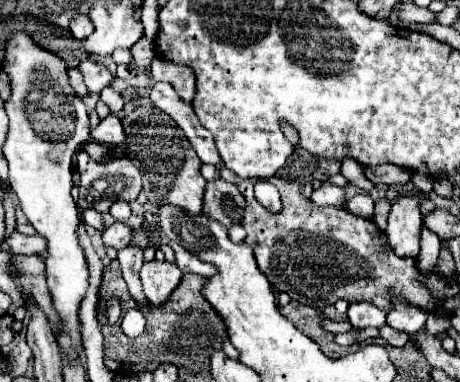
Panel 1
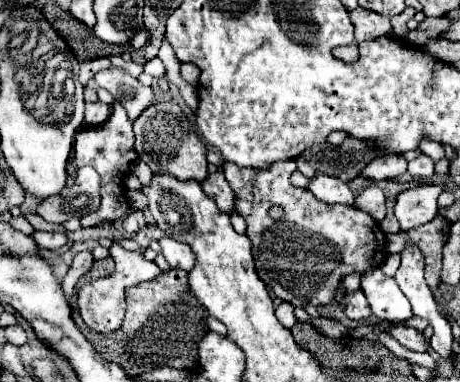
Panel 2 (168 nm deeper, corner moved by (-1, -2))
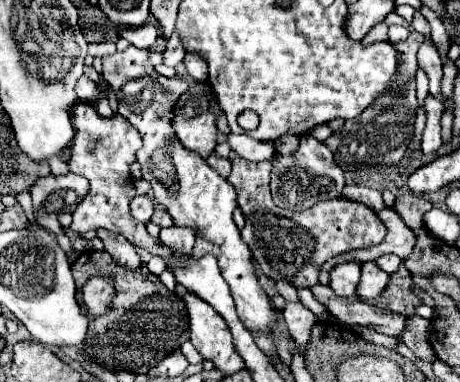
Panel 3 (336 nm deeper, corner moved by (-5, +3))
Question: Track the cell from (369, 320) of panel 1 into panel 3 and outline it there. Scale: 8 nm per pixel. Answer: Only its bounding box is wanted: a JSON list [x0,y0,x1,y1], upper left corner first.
[329,262,359,298]

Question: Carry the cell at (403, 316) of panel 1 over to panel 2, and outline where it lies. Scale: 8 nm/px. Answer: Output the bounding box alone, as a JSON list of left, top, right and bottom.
[361,269,415,323]

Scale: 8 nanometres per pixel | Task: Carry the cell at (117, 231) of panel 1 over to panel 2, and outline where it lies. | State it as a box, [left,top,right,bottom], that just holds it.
[123,211,145,235]

